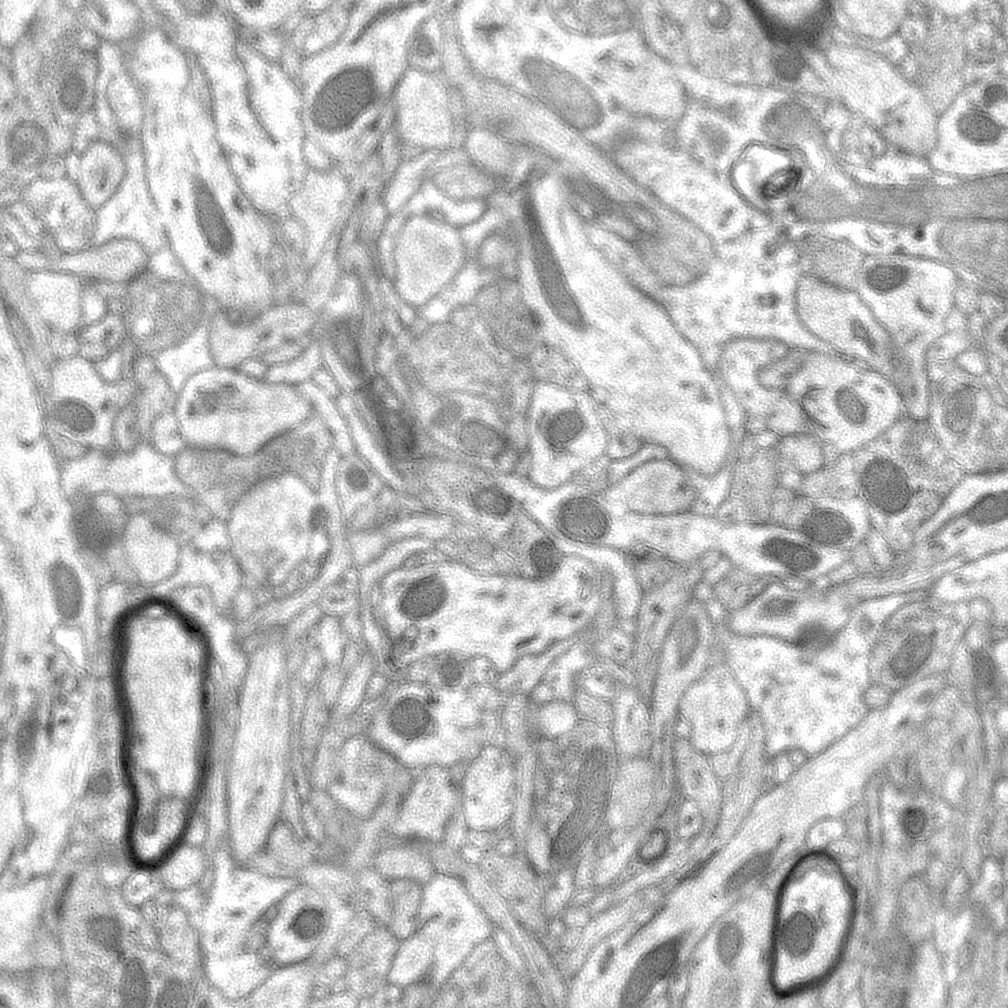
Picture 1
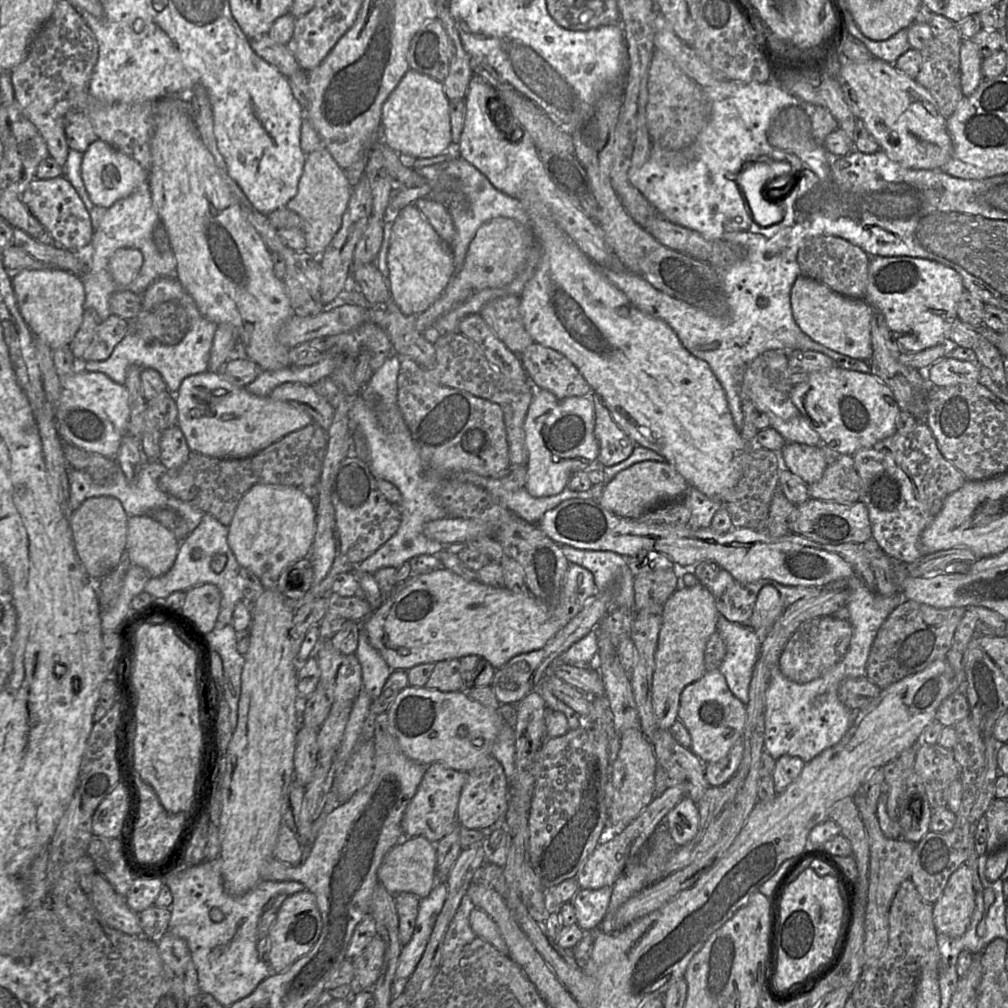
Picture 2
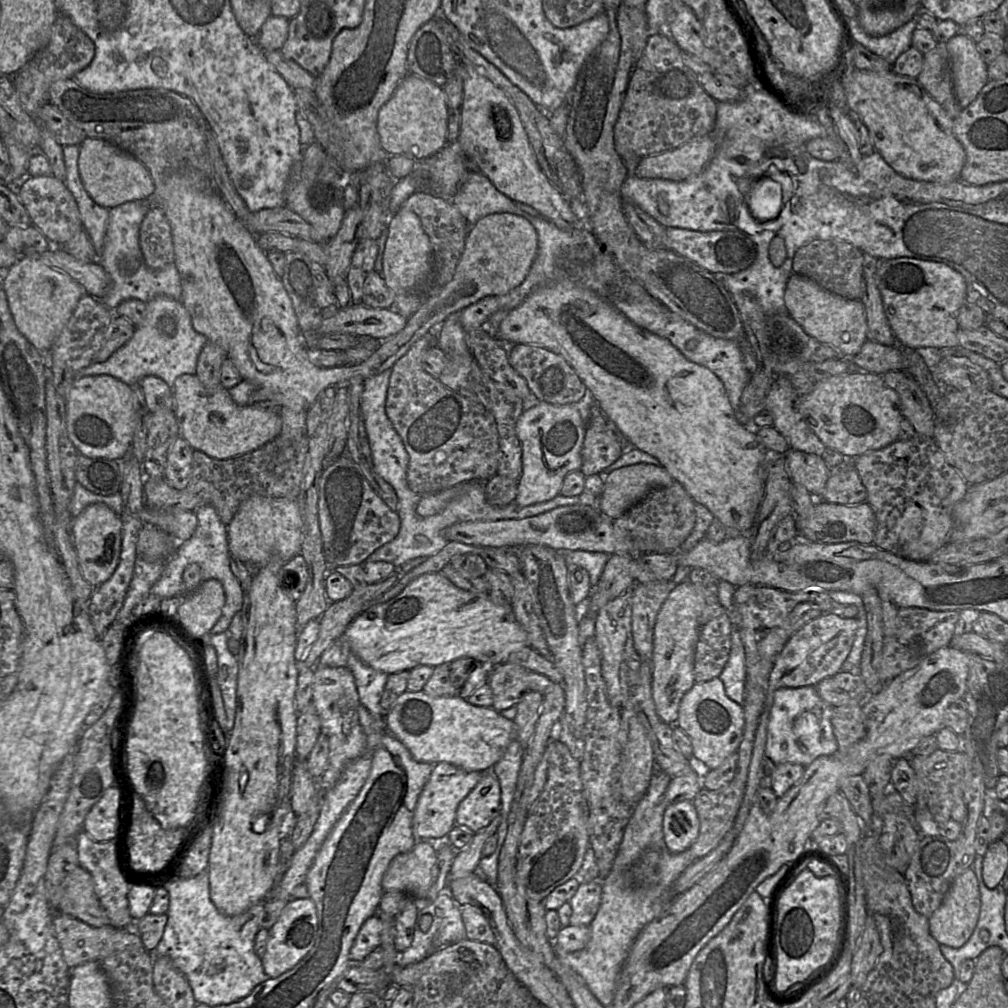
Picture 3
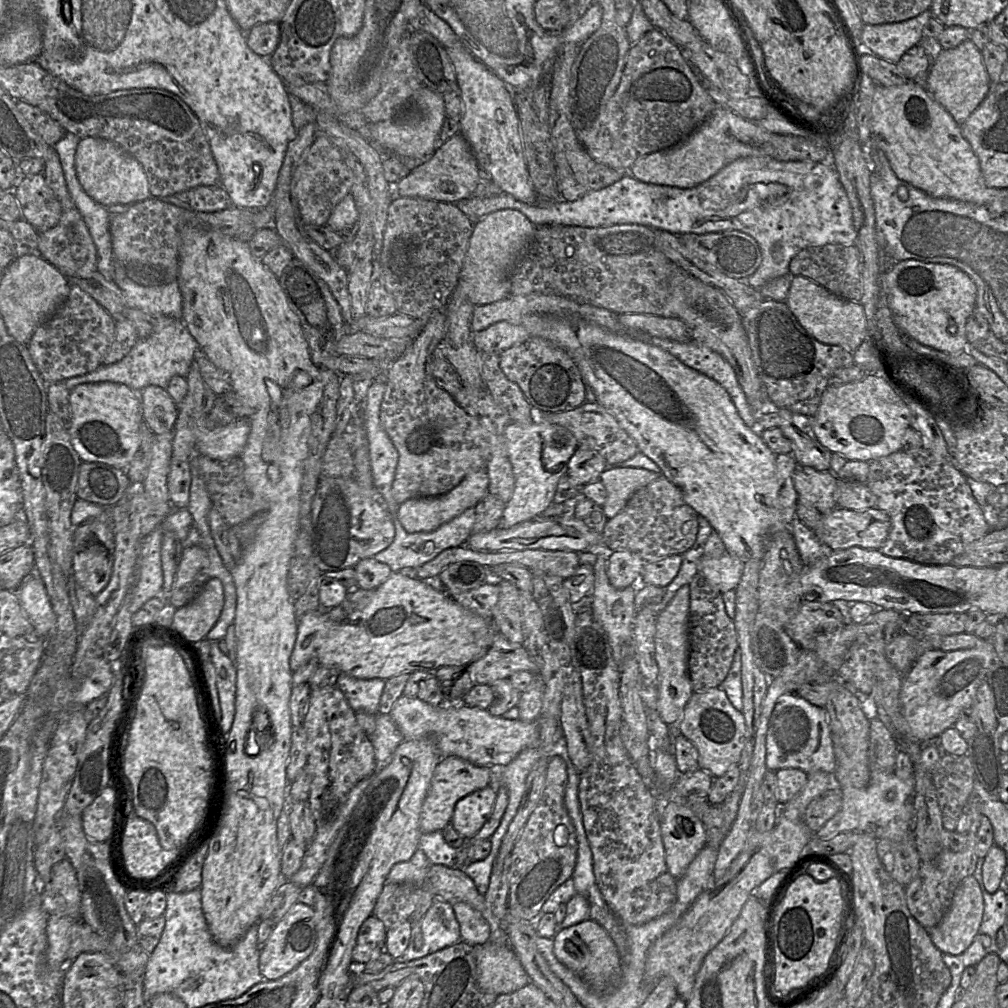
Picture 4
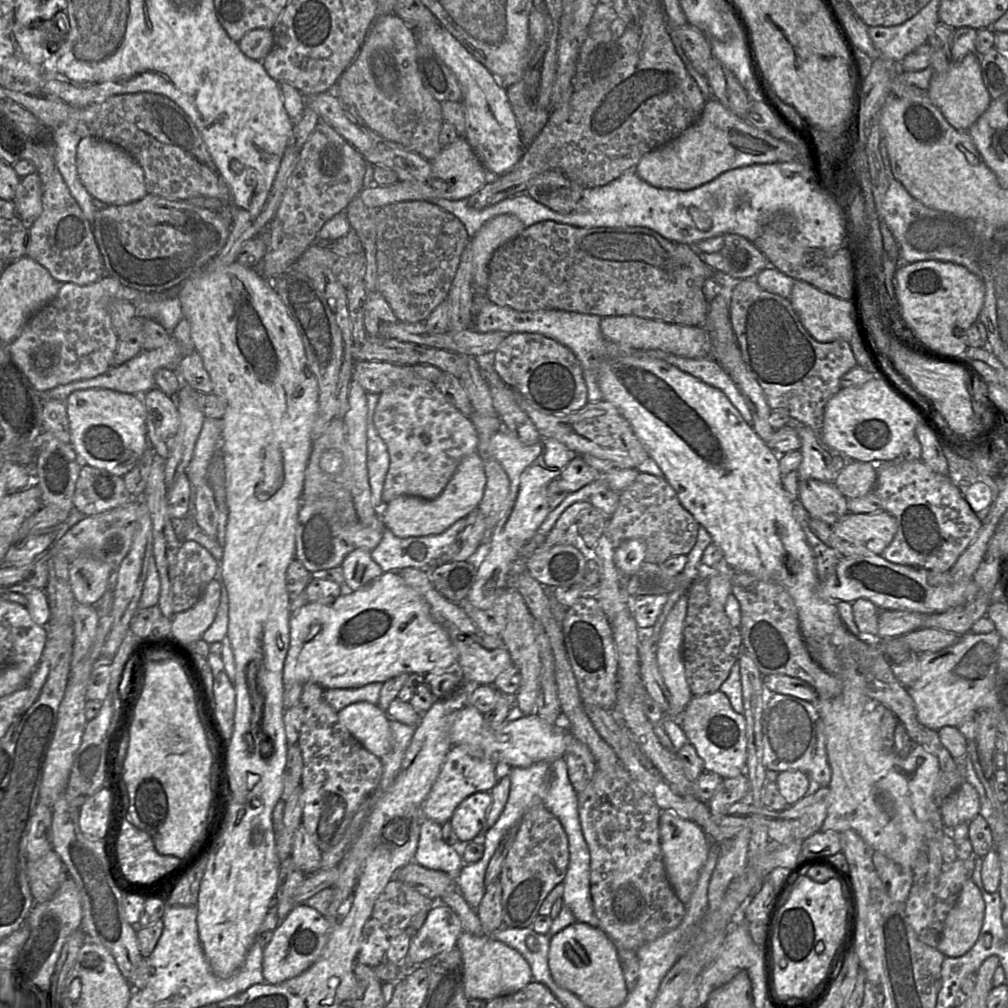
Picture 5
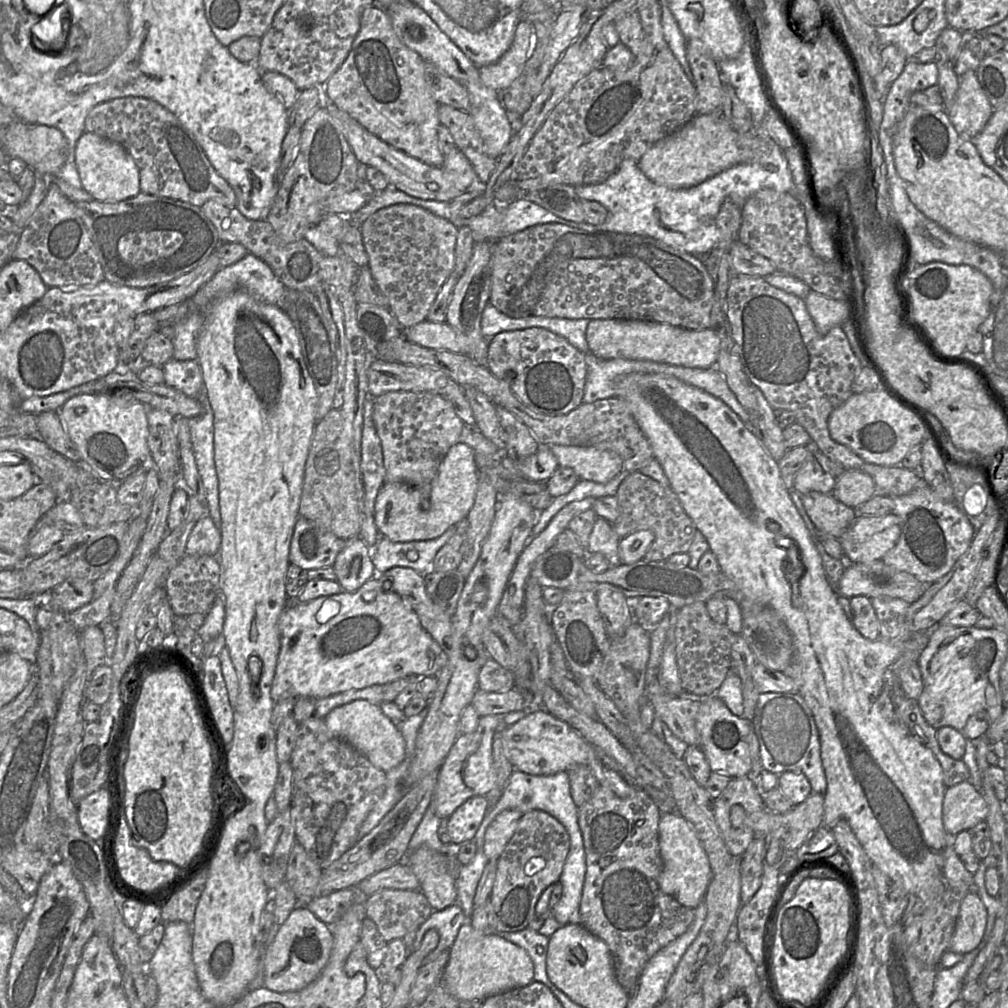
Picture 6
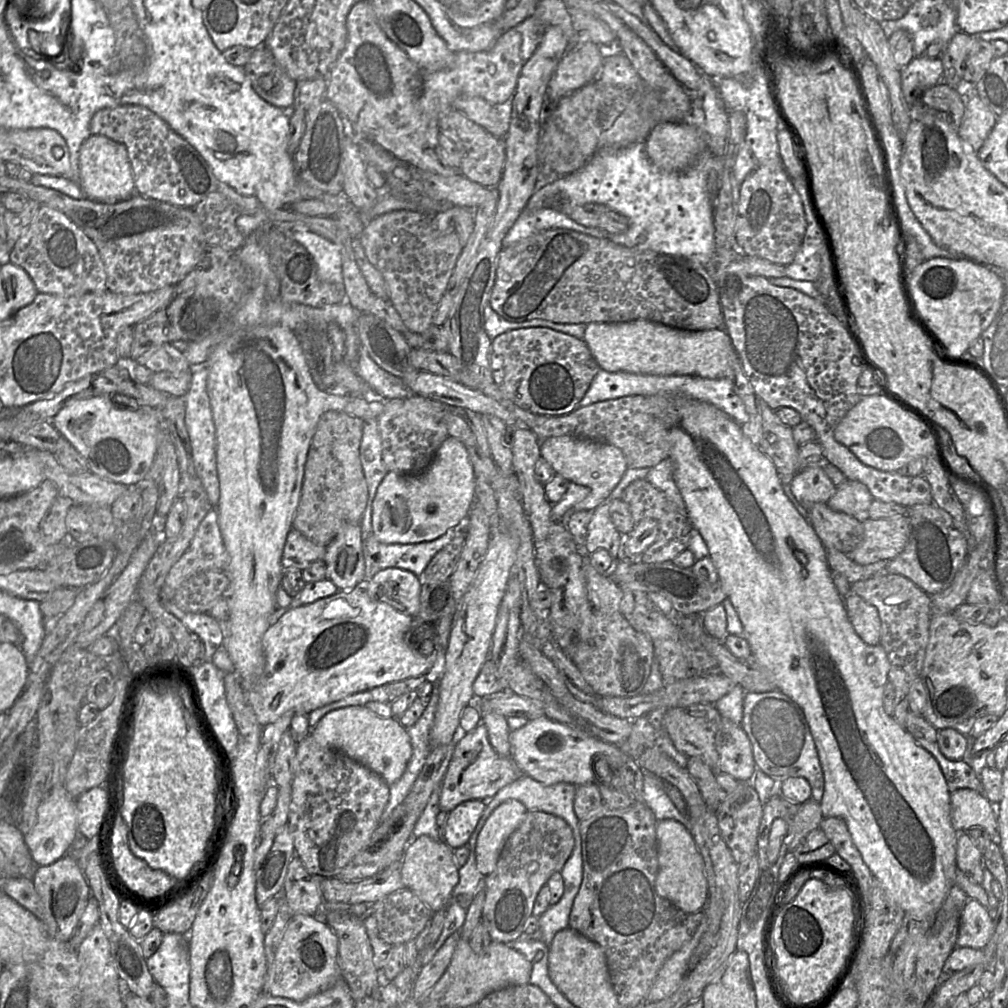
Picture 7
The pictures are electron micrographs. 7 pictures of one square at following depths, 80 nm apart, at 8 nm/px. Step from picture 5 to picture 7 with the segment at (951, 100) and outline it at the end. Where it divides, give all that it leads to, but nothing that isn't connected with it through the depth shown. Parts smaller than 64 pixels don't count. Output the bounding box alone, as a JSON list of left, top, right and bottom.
[958,94,997,153]

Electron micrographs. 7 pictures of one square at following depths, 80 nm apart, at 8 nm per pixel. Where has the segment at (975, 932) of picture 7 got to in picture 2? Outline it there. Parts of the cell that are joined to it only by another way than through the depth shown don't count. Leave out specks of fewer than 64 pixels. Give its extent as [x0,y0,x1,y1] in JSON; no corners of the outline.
[933,865,975,938]

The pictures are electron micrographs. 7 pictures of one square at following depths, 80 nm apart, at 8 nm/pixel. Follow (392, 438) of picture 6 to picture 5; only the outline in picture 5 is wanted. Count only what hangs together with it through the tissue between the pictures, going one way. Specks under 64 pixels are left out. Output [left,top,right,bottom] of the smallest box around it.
[373,379,479,504]

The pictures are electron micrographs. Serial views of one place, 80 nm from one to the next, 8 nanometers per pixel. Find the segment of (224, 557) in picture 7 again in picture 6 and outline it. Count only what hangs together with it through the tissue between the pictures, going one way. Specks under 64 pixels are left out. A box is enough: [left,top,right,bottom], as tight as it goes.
[186,514,221,556]

